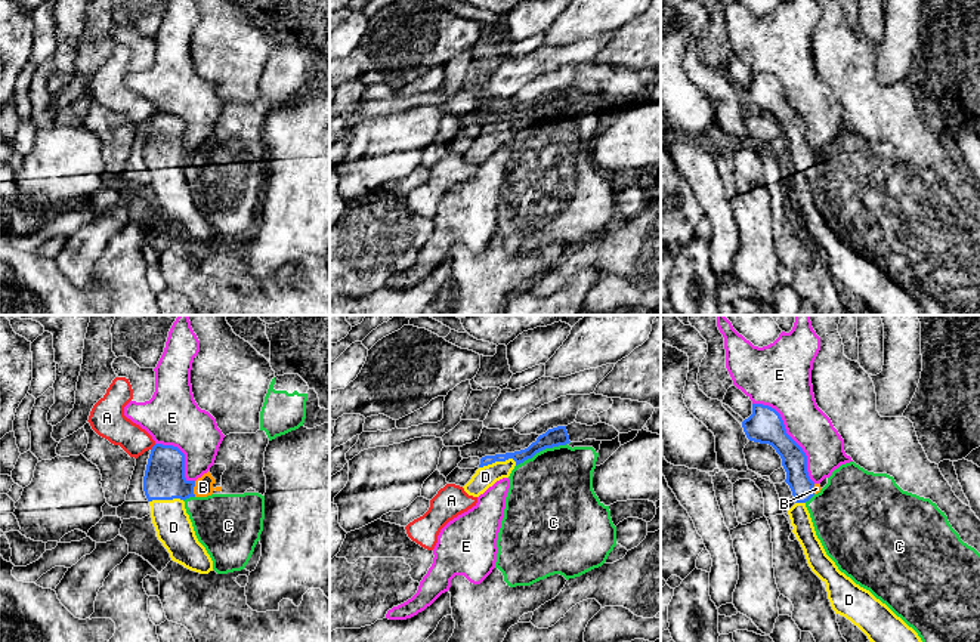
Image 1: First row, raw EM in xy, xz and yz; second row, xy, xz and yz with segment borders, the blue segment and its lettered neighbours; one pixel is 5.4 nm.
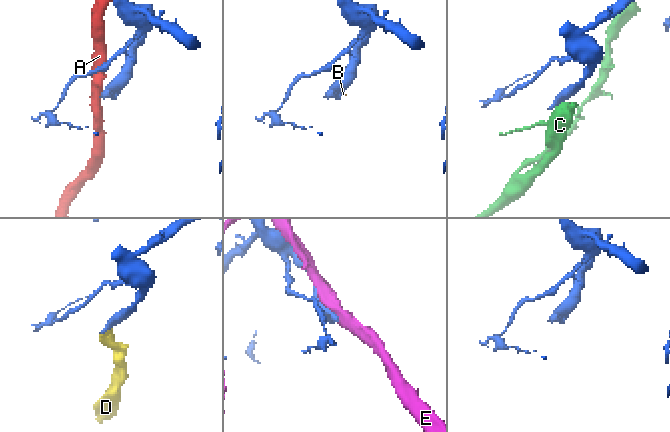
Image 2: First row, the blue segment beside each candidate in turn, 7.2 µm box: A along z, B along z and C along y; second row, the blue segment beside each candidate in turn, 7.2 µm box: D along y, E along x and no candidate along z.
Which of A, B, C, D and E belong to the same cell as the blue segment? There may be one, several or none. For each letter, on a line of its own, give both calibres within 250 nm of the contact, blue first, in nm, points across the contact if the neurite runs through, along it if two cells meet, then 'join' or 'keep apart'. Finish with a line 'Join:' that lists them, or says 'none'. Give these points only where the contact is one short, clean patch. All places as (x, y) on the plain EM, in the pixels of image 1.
A: 220 nm thick on the blue side, 170 nm on the other; keep apart
B: 220 nm thick on the blue side, 100 nm on the other; border along xy (195, 150), (194, 164); keep apart
C: 100 nm thick on the blue side, 440 nm on the other; keep apart
D: 70 nm thick on the blue side, 120 nm on the other; runs through xz (540, 113), (515, 127), (497, 129), (485, 145); join
E: 190 nm thick on the blue side, 260 nm on the other; keep apart
Join: D

